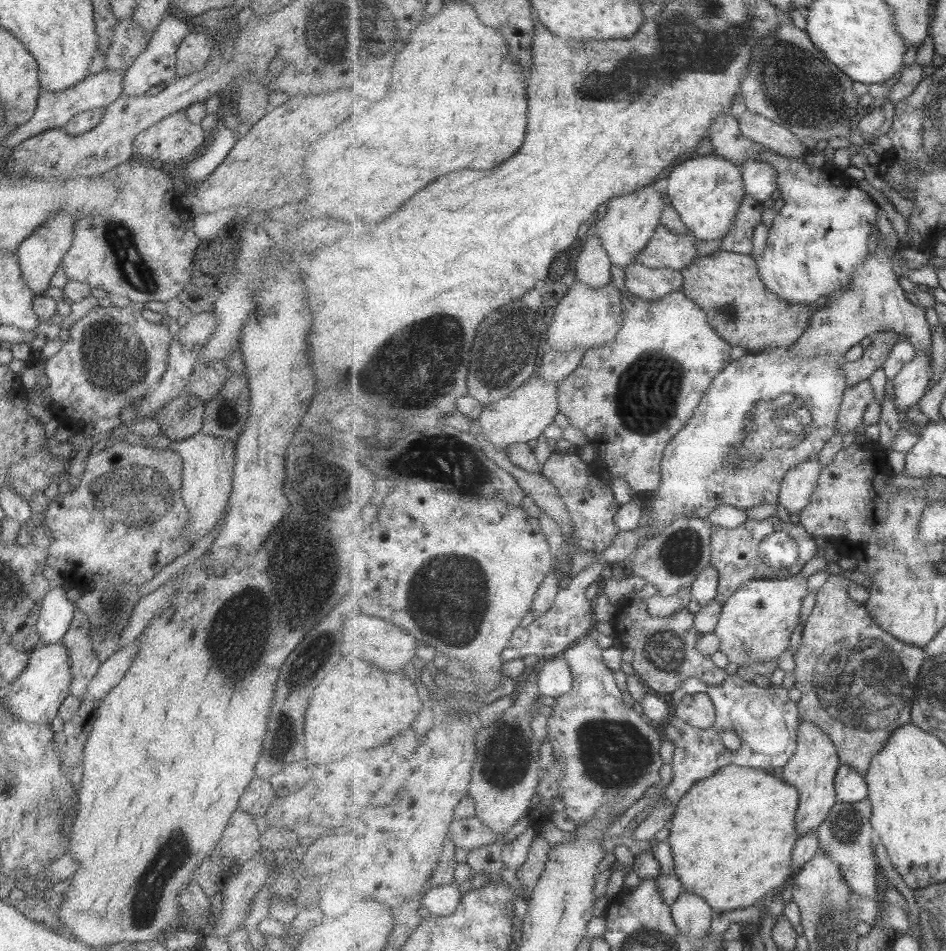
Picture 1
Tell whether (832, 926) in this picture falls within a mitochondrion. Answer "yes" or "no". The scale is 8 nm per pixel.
yes

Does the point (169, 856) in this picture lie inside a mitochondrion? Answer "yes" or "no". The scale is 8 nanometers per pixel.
yes

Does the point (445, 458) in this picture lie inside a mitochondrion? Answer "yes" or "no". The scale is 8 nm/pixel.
yes

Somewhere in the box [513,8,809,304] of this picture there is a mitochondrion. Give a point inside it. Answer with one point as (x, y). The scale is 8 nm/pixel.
(719, 52)

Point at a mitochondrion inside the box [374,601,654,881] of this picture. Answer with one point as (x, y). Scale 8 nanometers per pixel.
(507, 767)

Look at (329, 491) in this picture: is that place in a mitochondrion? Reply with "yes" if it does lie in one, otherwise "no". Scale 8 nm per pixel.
yes

